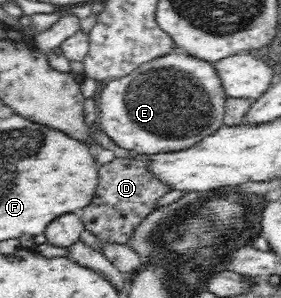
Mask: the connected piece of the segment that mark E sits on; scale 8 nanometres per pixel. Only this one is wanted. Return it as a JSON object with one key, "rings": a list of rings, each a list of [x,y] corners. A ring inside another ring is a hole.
{"rings":[[[181,50],[143,63],[120,79],[108,80],[96,97],[104,133],[118,147],[148,155],[182,151],[214,135],[225,125],[228,99],[213,62]]]}

